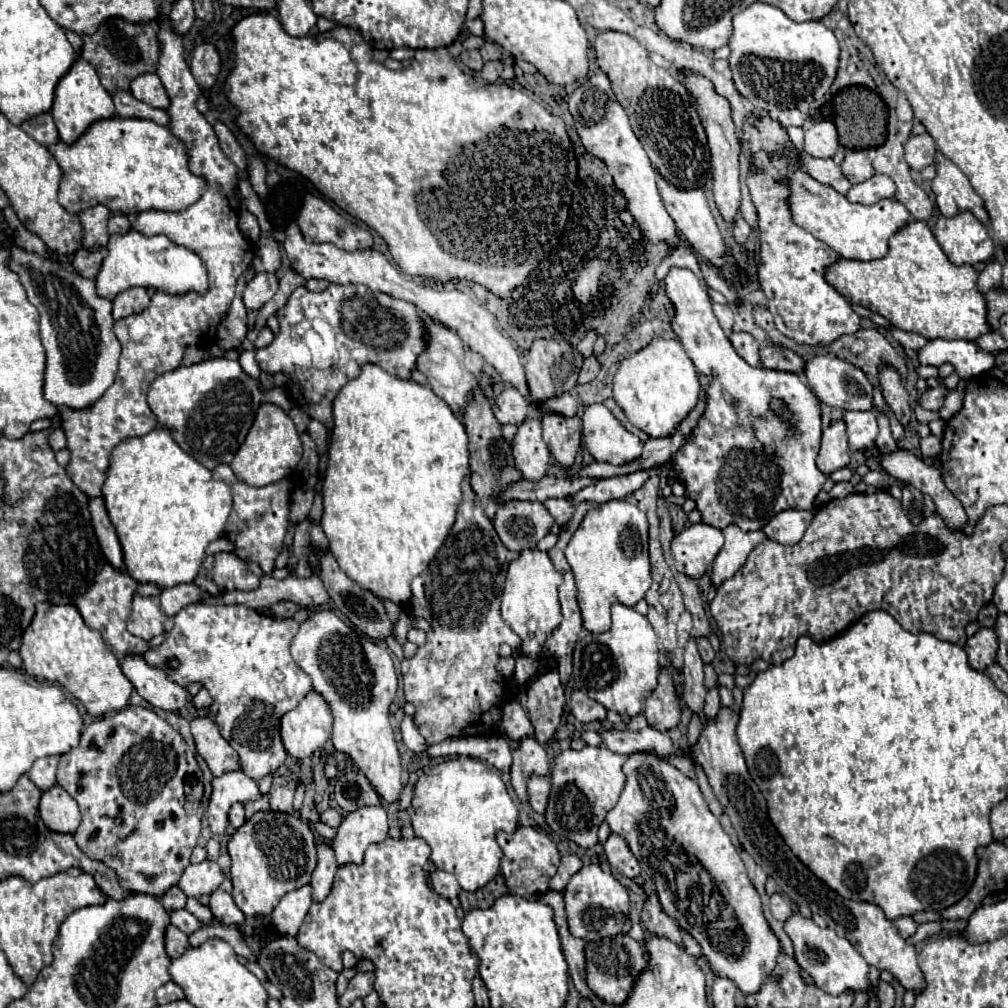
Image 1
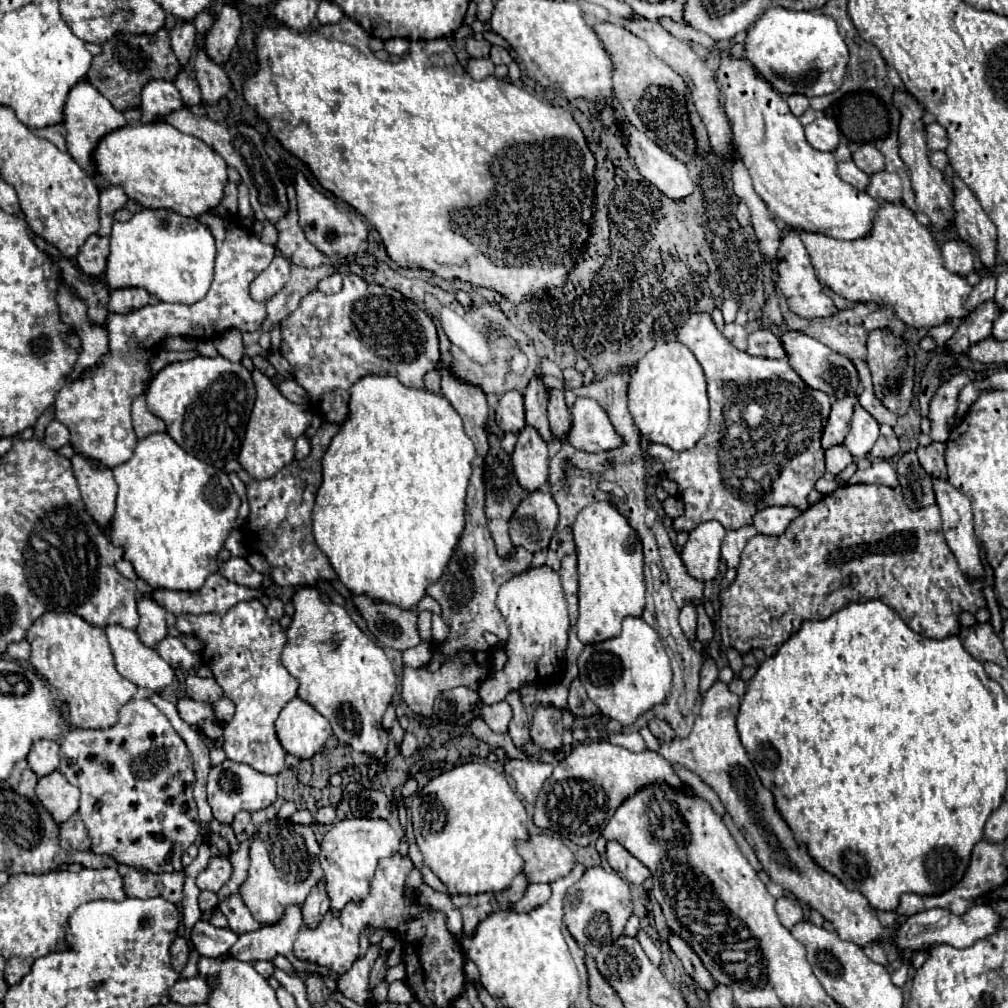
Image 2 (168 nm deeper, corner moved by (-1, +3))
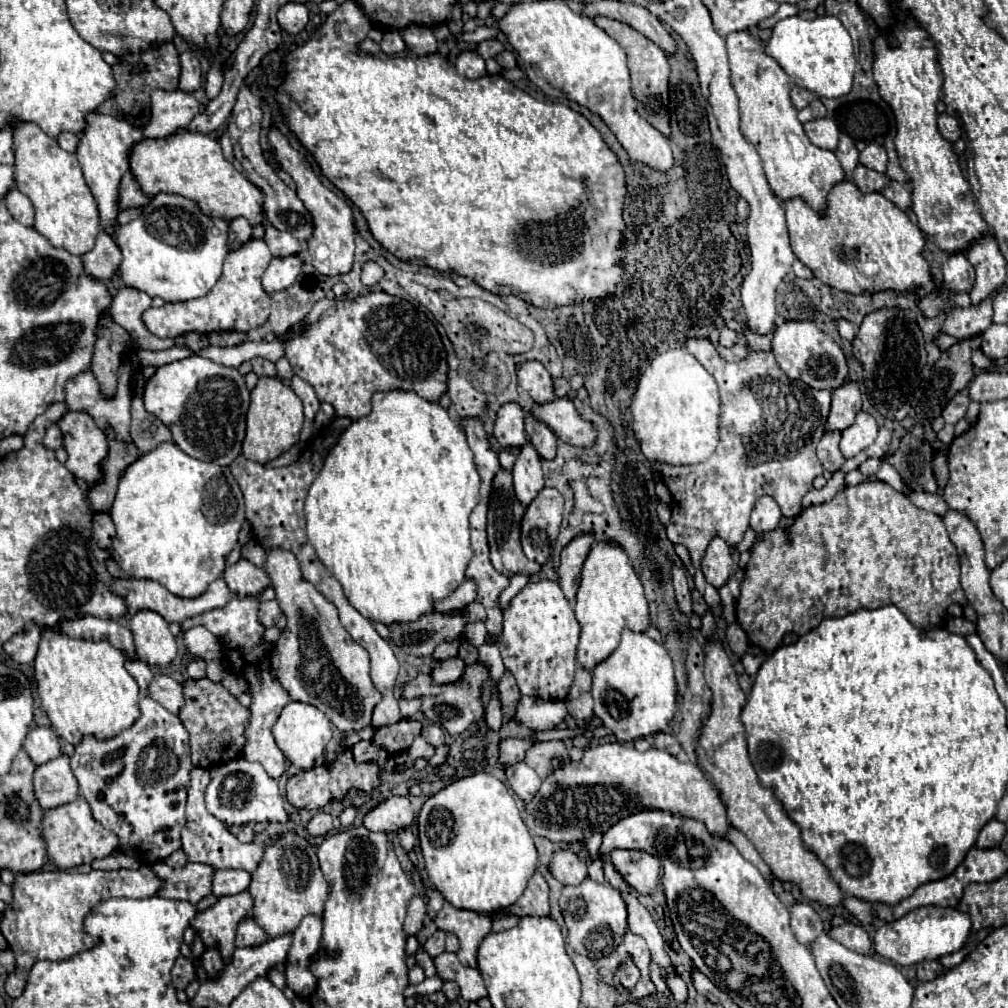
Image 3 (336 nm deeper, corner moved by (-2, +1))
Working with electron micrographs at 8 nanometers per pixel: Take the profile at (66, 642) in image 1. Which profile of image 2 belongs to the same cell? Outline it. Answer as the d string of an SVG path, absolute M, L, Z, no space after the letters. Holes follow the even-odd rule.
M46 611L26 633L32 645L30 663L58 693L68 711L68 721L80 729L108 729L116 725L118 711L134 697L138 687L114 667L104 629L86 623L74 613Z

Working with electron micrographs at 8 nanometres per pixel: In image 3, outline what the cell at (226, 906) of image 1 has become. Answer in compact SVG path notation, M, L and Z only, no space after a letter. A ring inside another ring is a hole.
M245 917L237 927L237 939L235 939L237 947L255 947L265 941L267 941L267 933L251 917Z

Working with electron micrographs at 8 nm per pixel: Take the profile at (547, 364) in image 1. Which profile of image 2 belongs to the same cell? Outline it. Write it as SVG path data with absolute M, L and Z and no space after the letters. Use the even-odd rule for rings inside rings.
M532 379L528 389L524 391L524 409L526 409L526 423L534 427L540 437L550 443L554 433L548 425L548 395L544 395L548 387L540 379Z

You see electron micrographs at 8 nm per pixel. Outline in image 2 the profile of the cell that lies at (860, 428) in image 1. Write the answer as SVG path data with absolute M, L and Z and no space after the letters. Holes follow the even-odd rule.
M860 405L854 407L854 417L850 423L850 433L844 439L846 449L854 457L866 457L878 439L878 421Z

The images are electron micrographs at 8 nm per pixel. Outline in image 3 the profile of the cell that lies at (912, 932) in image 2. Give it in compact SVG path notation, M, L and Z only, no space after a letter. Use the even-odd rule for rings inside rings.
M919 907L905 917L891 921L877 929L873 937L875 951L898 966L911 966L925 959L939 959L941 955L949 955L959 951L971 935L971 917L959 909L943 909L943 907Z

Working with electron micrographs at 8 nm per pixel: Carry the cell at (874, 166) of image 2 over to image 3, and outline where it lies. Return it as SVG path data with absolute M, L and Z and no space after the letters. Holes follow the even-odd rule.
M869 143L861 153L859 153L859 163L869 167L869 169L875 169L879 173L885 173L885 167L887 167L887 153L881 145L875 145L875 143Z

